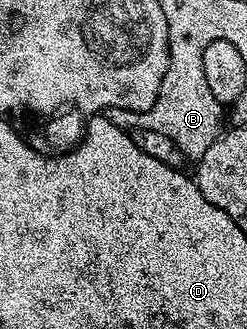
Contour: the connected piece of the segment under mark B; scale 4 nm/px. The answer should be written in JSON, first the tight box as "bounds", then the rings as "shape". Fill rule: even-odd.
{"bounds":[137,73,224,161],"shape":[[[176,73],[176,77],[166,77],[162,92],[149,111],[137,116],[137,126],[141,129],[156,129],[164,133],[164,137],[172,137],[172,141],[176,141],[186,154],[187,160],[197,161],[212,146],[212,141],[223,134],[222,111],[224,104],[216,101],[208,81],[202,75]]]}

